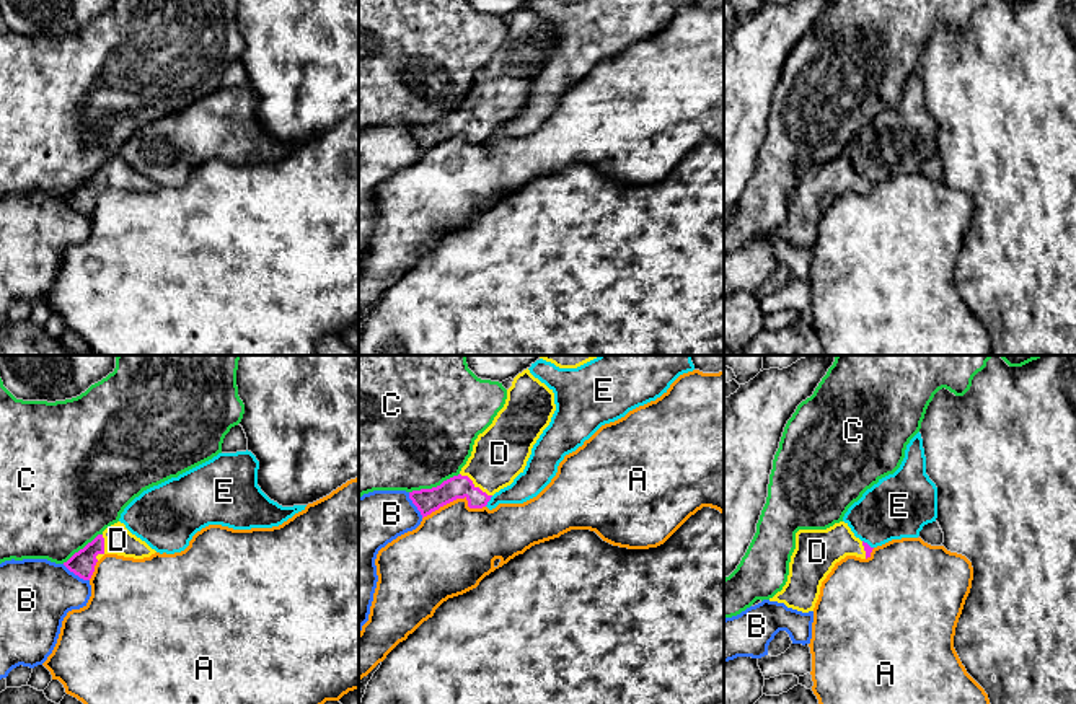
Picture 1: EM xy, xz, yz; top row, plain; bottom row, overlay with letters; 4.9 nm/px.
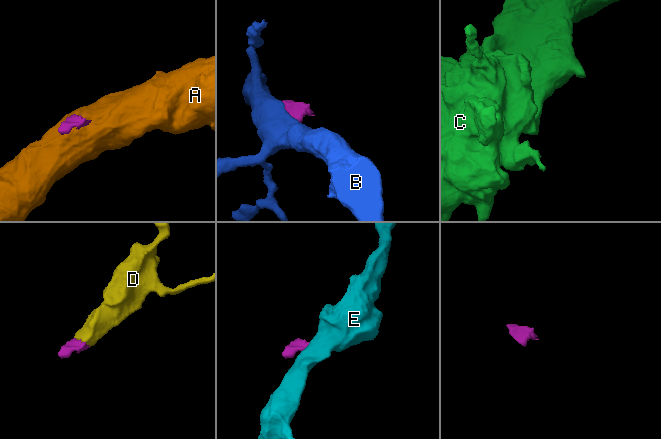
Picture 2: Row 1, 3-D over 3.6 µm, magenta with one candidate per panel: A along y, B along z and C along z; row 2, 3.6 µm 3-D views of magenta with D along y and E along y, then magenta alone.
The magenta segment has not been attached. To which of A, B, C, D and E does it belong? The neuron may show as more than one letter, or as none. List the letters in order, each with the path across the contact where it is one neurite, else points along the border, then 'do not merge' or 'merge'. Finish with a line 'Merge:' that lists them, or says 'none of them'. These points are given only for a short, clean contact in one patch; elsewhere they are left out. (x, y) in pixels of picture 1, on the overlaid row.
A: do not merge
B: do not merge
C: do not merge
D: way xz (427, 501), (454, 488), (476, 488), (480, 478), (499, 453); merge
E: border xz (493, 496), (485, 506); do not merge
Merge: D

